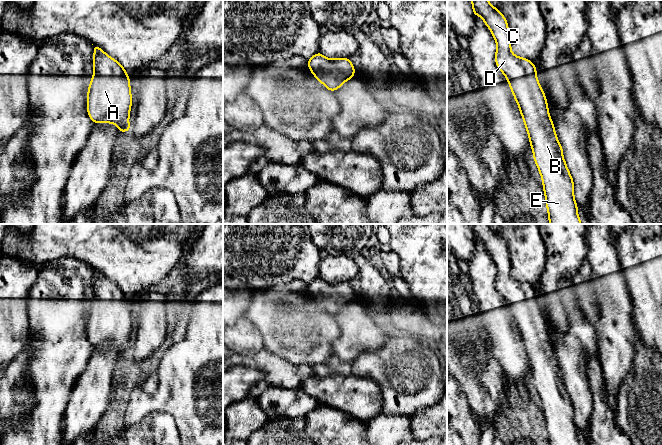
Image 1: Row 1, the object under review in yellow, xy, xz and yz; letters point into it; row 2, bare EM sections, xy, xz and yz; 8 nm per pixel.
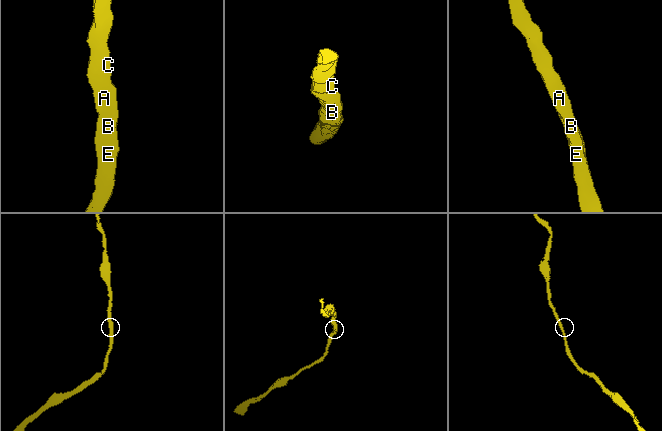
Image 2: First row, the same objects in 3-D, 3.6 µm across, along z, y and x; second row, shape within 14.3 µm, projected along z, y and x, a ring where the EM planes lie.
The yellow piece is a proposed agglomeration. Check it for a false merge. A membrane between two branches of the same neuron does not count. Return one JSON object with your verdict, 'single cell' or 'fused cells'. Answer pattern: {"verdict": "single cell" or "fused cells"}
{"verdict": "single cell"}

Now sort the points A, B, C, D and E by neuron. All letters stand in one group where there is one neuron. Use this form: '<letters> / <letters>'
A B C D E

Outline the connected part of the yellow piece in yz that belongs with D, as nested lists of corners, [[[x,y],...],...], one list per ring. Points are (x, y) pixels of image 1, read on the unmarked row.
[[[471,224],[471,227],[474,240],[478,239],[483,243],[496,265],[496,289],[507,302],[525,347],[534,385],[543,406],[549,445],[581,445],[577,436],[578,429],[574,423],[574,406],[563,382],[563,373],[549,339],[547,323],[536,300],[534,287],[512,277],[507,244],[497,232],[488,224]]]

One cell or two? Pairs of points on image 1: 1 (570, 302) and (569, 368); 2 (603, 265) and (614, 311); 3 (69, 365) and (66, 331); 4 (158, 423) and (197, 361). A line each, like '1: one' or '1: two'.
1: one
2: one
3: one
4: two

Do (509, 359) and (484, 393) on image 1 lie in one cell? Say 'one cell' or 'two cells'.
two cells

